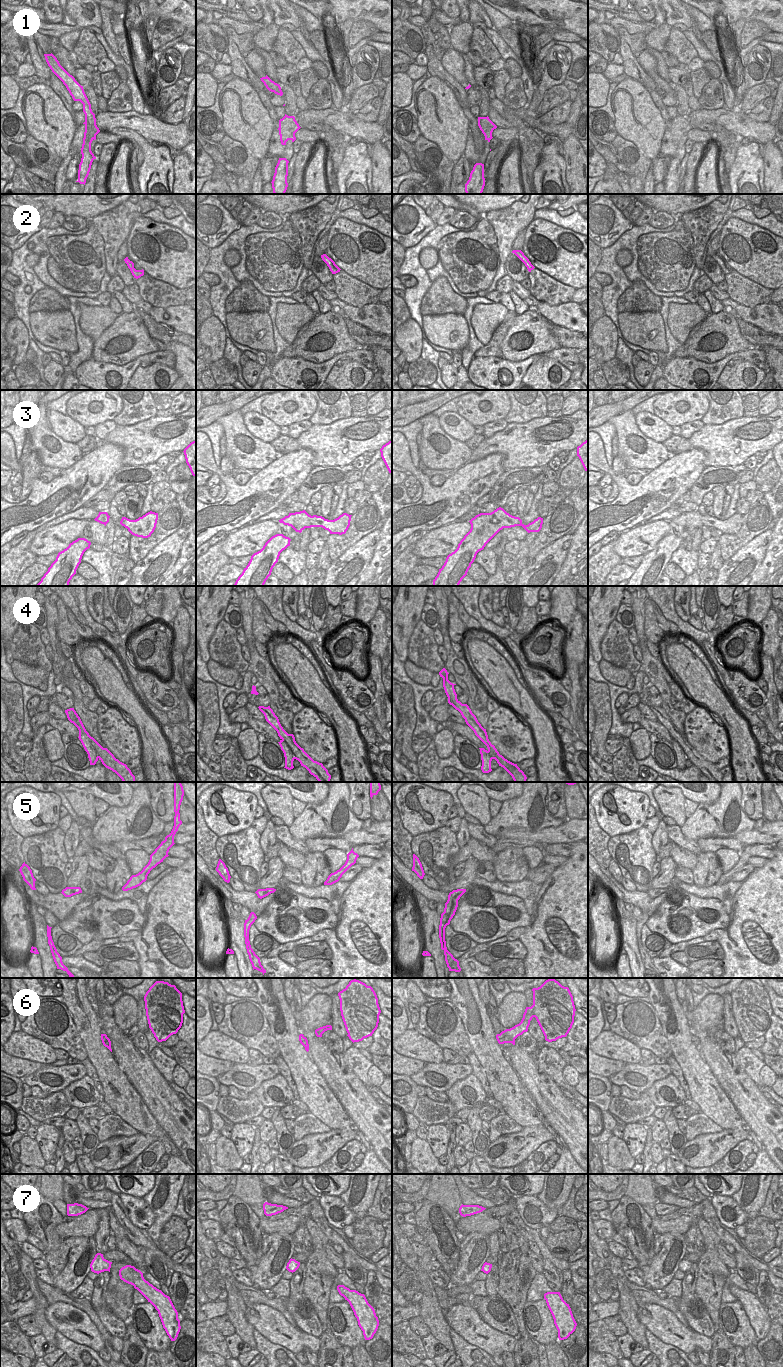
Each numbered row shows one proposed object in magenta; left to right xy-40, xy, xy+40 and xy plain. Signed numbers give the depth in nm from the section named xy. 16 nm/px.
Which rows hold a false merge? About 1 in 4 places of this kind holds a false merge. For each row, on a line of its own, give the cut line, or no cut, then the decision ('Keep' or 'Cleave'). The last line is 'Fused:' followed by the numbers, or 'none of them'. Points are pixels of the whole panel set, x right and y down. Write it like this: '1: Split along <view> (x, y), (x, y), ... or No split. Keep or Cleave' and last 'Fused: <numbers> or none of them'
1: Split along xy-40 (95, 124), (97, 132), (93, 138). Cleave
2: Split along xy+40 (518, 256), (522, 260). Cleave
3: No split. Keep
4: Split along xy-40 (88, 735), (99, 757). Cleave
5: Split along xy (249, 941), (246, 944). Cleave
6: No split. Keep
7: No split. Keep
Fused: 1, 2, 4, 5.

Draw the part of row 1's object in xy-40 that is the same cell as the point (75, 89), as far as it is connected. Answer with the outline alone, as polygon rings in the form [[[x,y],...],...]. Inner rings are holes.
[[[44,54],[46,62],[52,72],[63,82],[72,96],[74,101],[80,101],[83,104],[83,112],[85,114],[85,120],[88,122],[86,131],[84,132],[83,144],[81,148],[81,162],[78,170],[78,180],[80,184],[86,183],[86,179],[89,175],[91,165],[96,157],[91,151],[91,143],[94,136],[98,132],[96,125],[95,114],[92,112],[91,104],[84,92],[83,86],[81,86],[75,78],[70,75],[59,63],[57,58],[51,54]]]

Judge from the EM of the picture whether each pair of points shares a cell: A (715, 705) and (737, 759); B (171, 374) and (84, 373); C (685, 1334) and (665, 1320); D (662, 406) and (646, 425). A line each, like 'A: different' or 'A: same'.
A: same
B: different
C: same
D: different

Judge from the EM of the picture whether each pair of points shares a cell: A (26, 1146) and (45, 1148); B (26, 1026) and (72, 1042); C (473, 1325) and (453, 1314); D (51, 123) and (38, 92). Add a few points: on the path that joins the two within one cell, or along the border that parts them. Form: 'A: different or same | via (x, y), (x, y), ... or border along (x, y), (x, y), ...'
A: different | border along (34, 1139), (46, 1163)
B: same | via (37, 1028), (46, 1035), (61, 1037)
C: same | via (468, 1323), (458, 1316)
D: same | via (45, 115), (42, 112), (39, 100)

